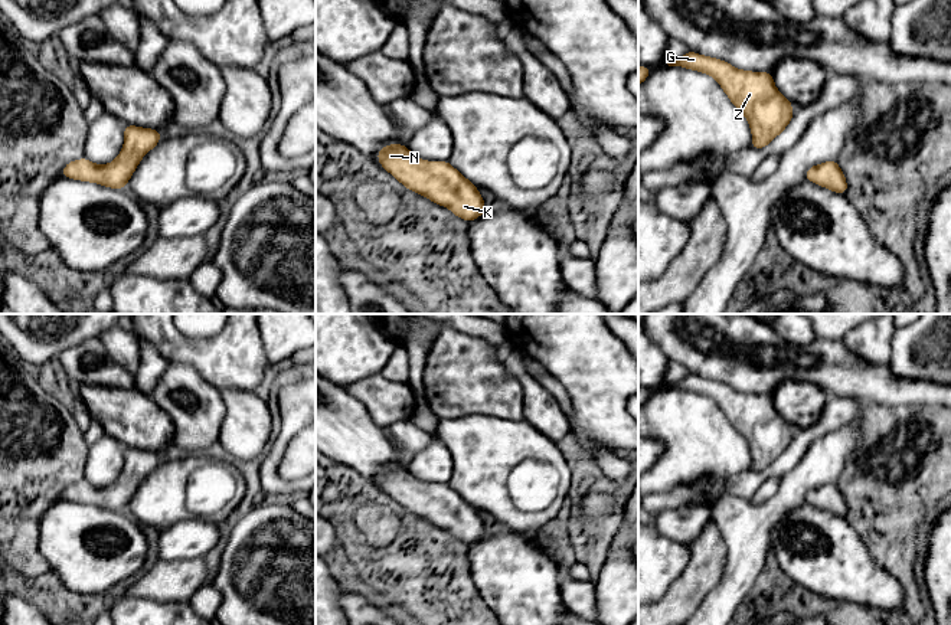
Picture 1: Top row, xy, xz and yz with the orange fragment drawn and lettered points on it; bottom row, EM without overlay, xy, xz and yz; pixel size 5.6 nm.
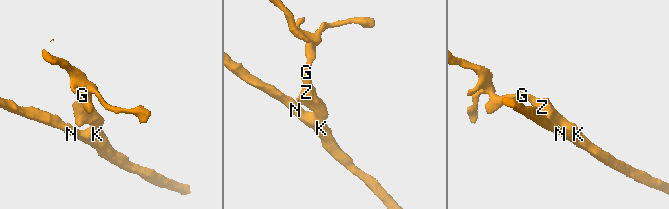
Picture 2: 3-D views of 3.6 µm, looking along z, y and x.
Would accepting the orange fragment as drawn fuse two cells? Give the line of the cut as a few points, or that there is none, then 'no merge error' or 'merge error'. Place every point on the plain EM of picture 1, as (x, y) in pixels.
no cut | no merge error

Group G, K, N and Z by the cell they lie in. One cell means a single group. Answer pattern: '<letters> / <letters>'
G K N Z

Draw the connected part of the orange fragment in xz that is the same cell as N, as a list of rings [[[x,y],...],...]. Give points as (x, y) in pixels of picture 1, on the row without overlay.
[[[402,467],[382,469],[378,482],[403,510],[448,530],[468,546],[487,534],[477,508],[448,484],[421,482]]]

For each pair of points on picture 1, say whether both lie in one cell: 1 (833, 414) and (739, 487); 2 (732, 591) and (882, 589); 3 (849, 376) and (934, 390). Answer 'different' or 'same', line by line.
1: same
2: different
3: same

